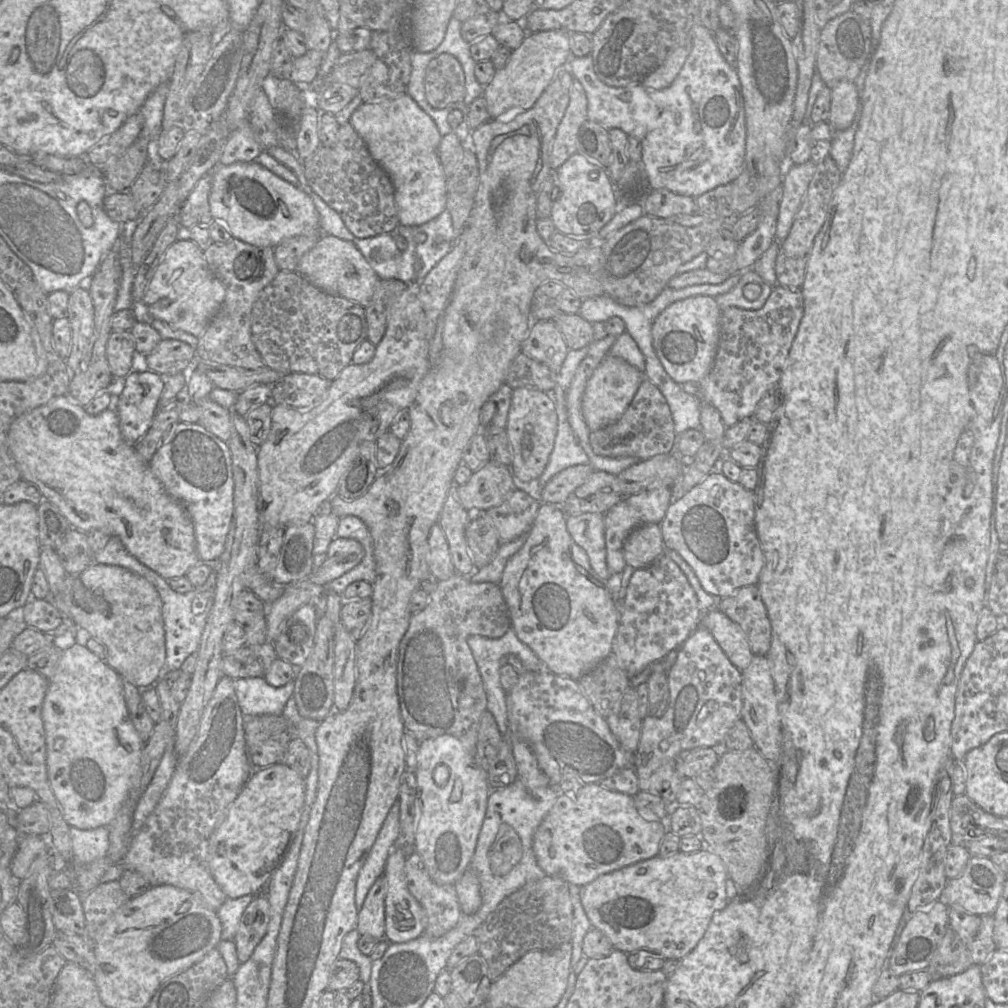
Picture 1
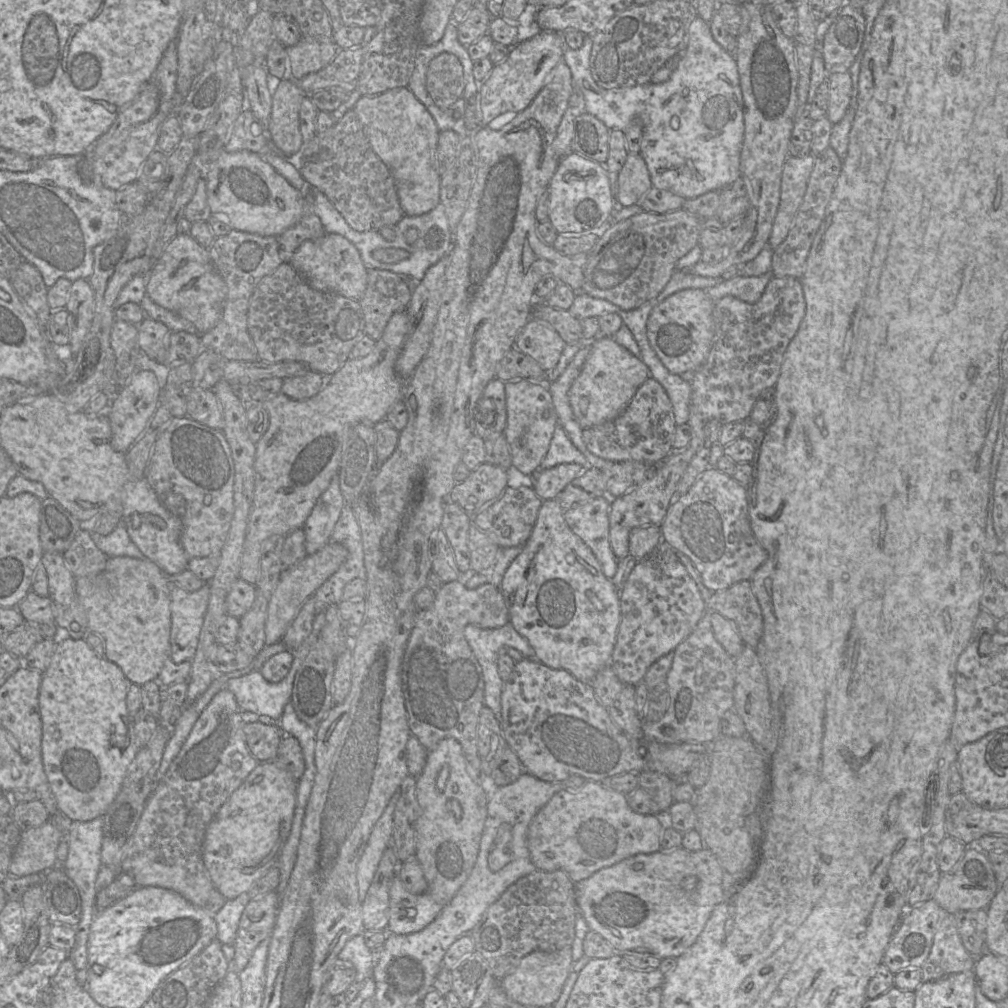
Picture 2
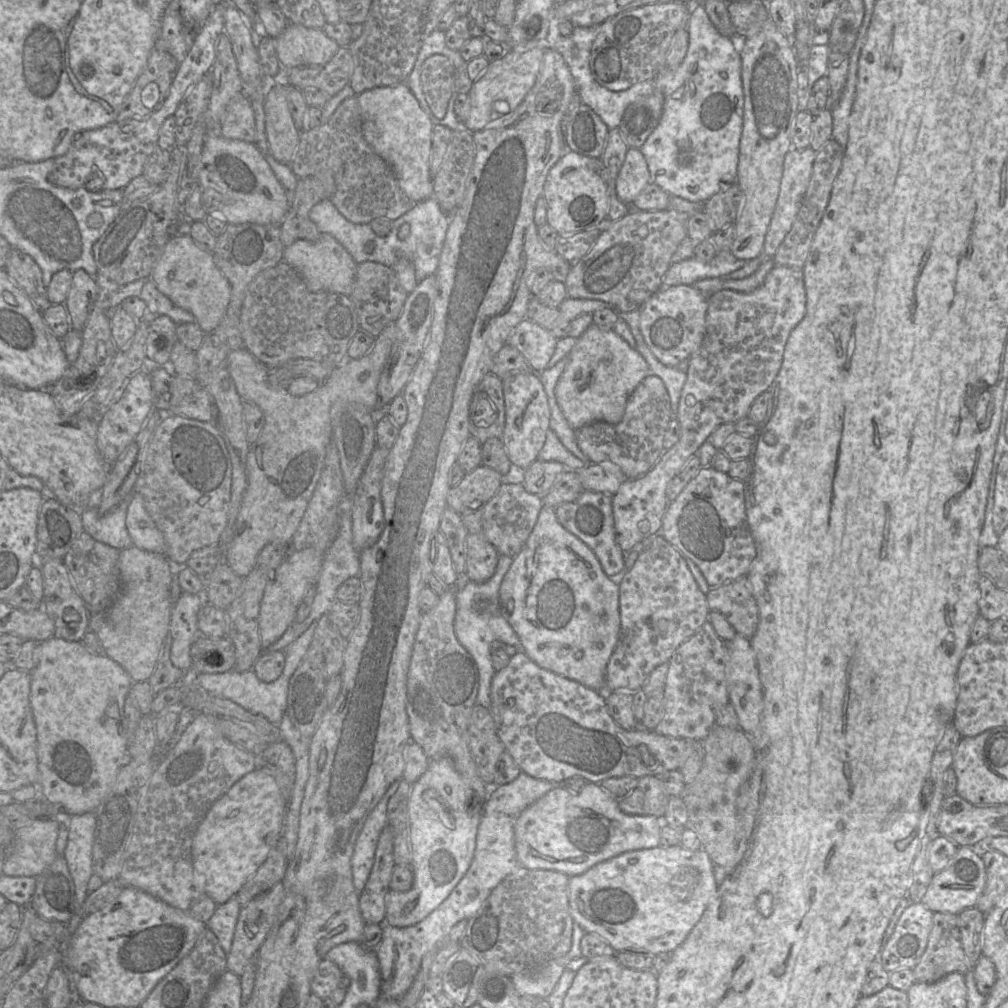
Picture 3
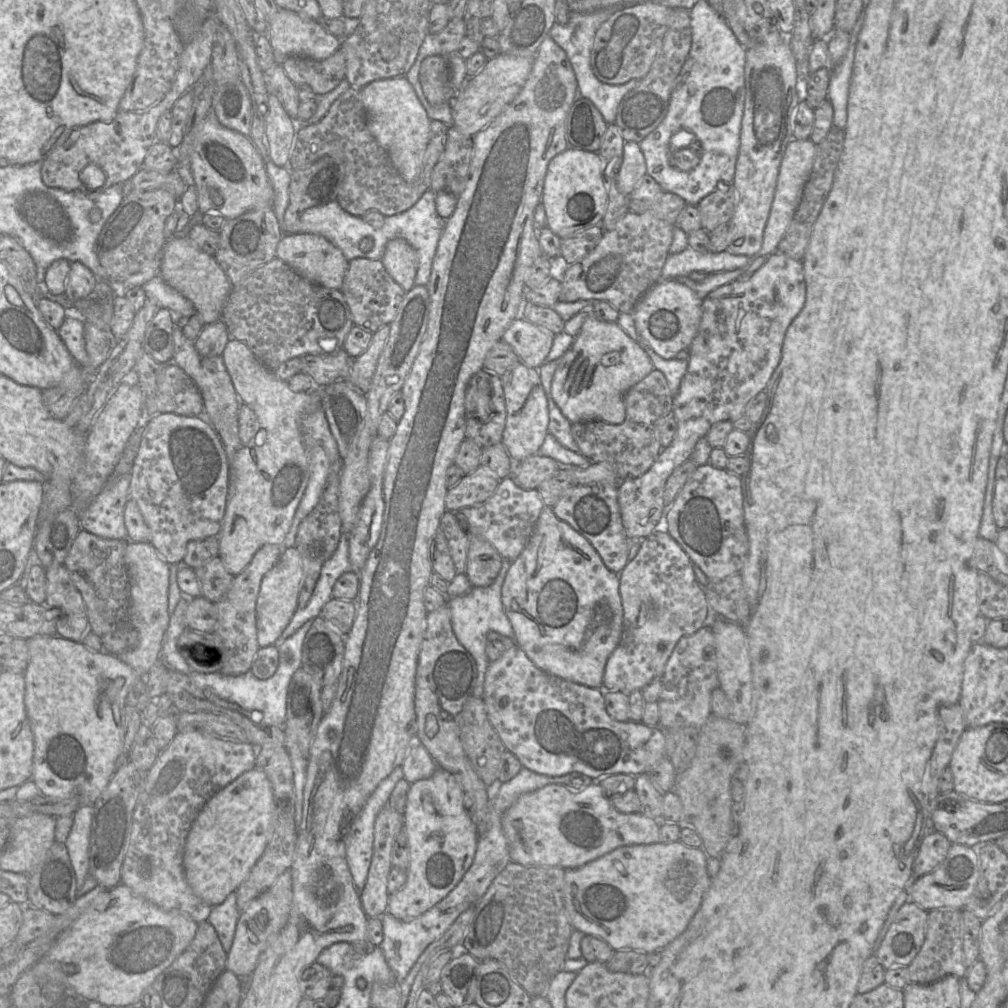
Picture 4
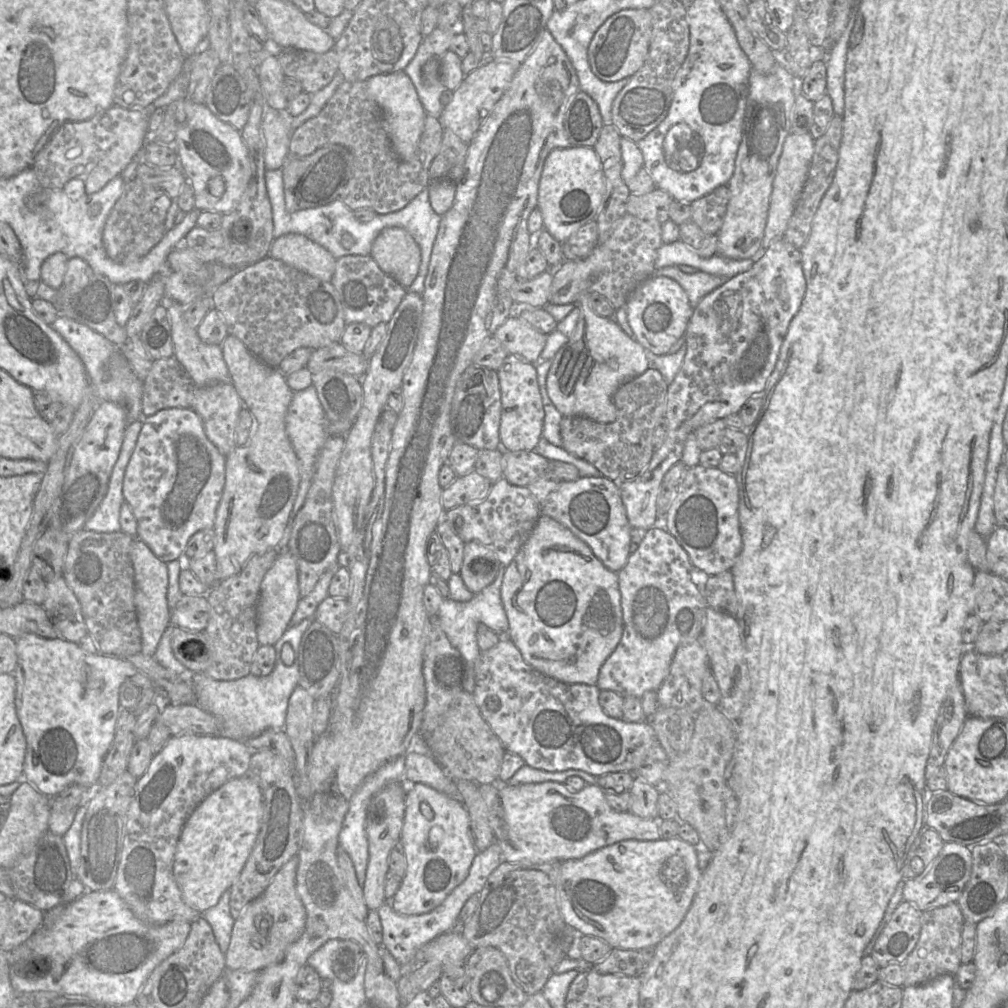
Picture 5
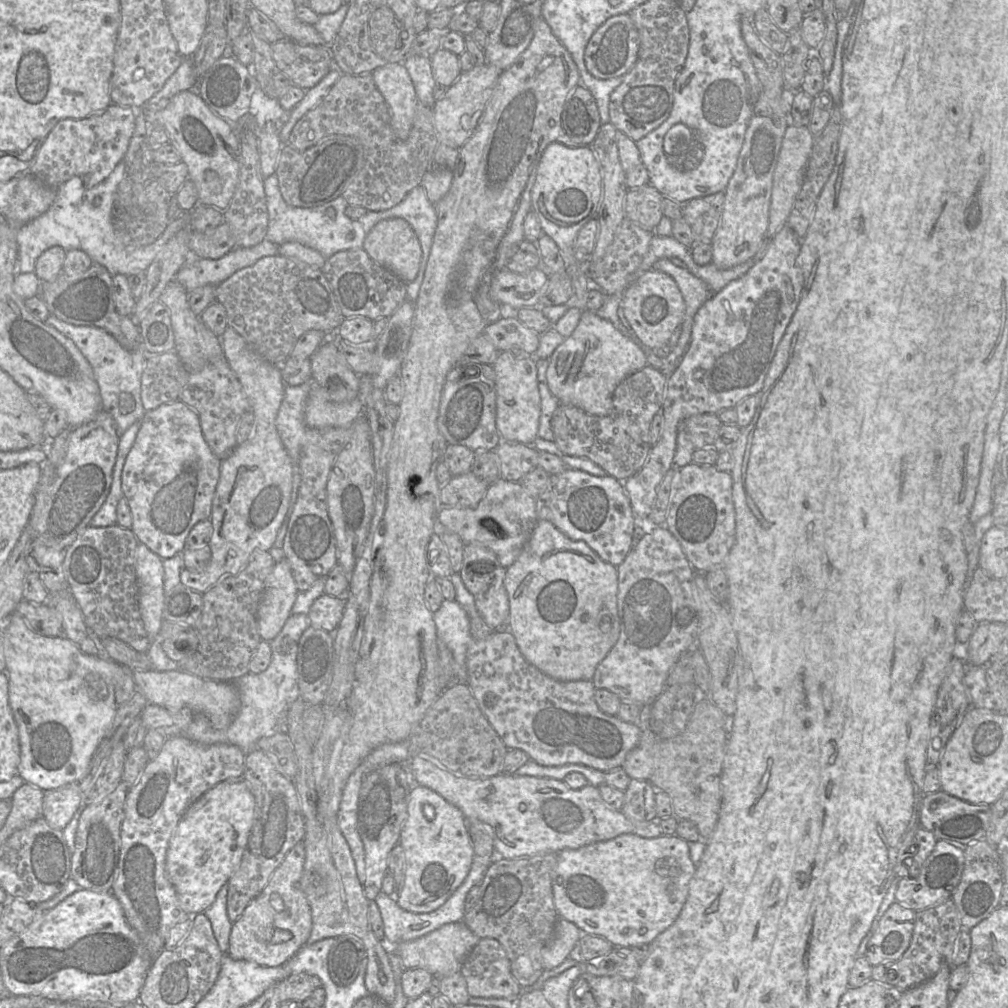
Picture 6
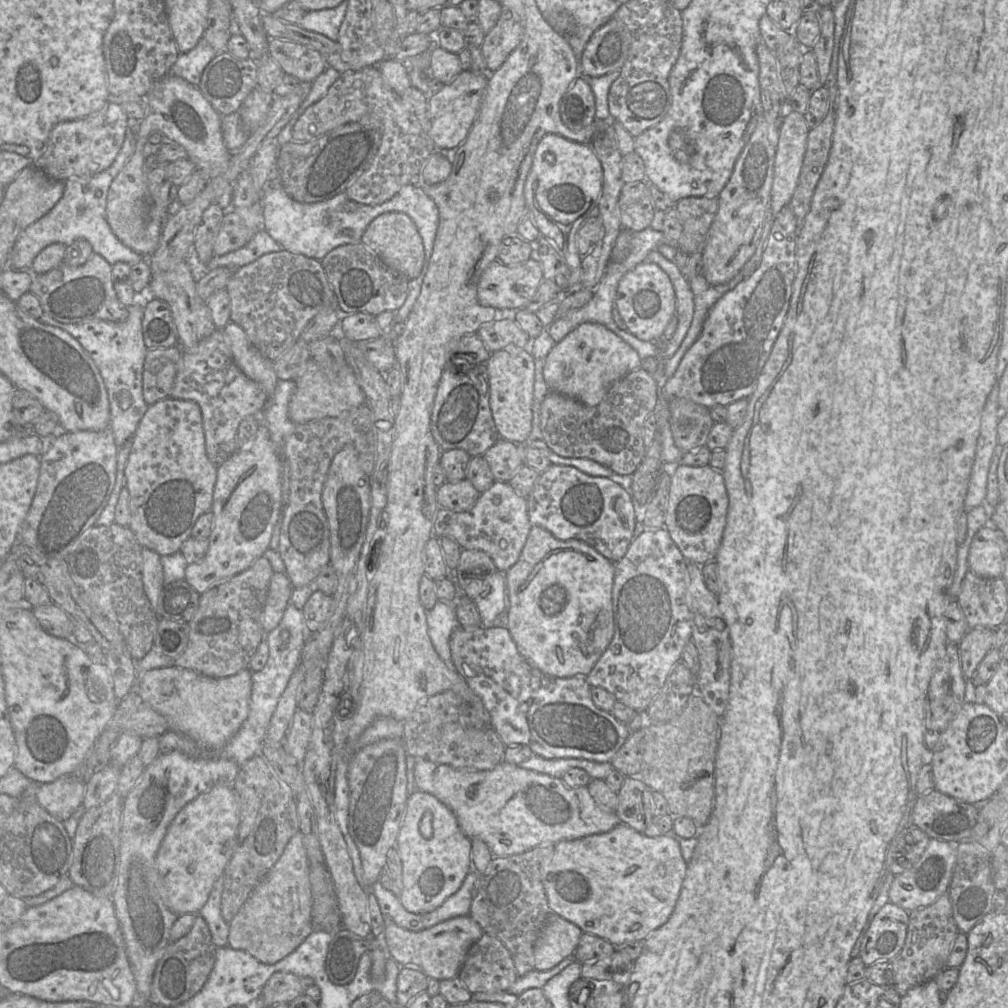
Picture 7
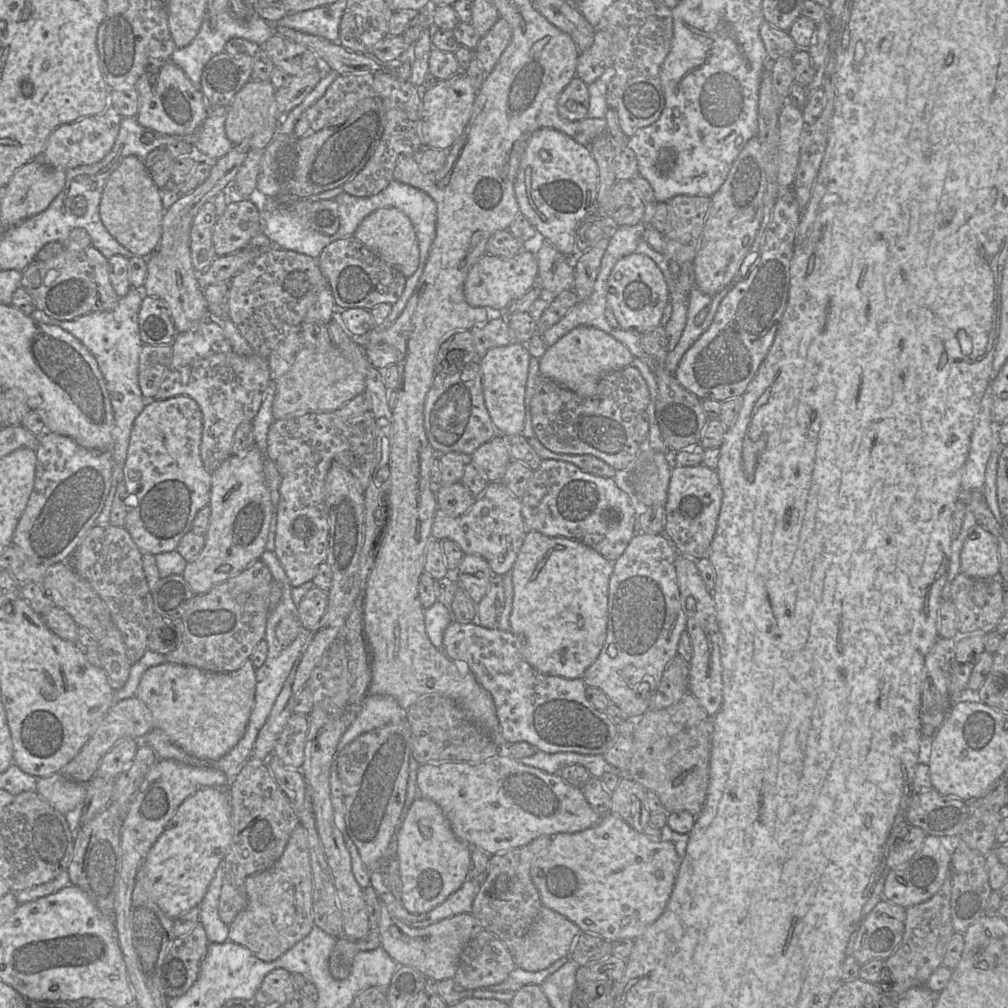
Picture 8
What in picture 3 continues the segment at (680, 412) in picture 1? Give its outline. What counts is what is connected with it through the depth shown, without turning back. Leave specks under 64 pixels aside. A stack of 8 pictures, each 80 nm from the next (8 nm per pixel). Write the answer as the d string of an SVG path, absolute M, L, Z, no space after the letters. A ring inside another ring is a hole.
M635 334L633 337L636 341L636 349L644 357L646 362L650 364L650 372L652 372L651 374L658 376L664 382L670 397L672 418L674 418L678 412L681 392L687 380L687 372L685 373L679 370L677 367L665 366L655 357L652 351L648 351L650 348L648 345L646 346L644 340L642 343L641 339L639 338L639 334Z

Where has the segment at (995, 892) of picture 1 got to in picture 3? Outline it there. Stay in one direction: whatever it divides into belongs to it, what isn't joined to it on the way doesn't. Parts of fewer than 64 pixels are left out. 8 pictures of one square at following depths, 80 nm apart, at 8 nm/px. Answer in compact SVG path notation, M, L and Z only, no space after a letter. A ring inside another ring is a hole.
M958 847L955 856L940 872L934 874L921 902L931 911L959 914L966 908L976 907L986 885L986 869L979 847Z

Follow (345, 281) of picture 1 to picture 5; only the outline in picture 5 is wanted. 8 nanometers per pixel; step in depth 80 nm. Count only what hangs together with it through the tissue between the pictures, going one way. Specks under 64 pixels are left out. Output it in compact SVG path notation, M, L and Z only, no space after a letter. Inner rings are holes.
M301 234L274 239L269 256L324 282L330 282L335 271L333 255Z

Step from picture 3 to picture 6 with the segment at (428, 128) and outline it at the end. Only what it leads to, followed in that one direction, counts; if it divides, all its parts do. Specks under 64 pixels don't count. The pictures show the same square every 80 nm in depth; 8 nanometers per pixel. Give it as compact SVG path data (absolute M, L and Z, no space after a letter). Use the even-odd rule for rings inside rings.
M387 63L376 68L372 76L390 109L394 134L400 140L406 140L413 125L418 98L404 64Z

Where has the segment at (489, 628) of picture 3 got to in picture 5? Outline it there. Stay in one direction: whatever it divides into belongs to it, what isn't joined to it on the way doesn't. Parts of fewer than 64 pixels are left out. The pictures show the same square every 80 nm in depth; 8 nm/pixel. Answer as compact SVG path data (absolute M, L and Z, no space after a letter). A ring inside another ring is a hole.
M501 566L494 581L481 592L474 594L470 601L459 602L451 598L444 598L436 614L436 618L449 642L467 660L467 681L464 683L464 689L471 694L475 689L474 666L481 652L477 642L479 625L484 624L497 634L507 633L509 635L509 621L501 599L501 587L506 567Z

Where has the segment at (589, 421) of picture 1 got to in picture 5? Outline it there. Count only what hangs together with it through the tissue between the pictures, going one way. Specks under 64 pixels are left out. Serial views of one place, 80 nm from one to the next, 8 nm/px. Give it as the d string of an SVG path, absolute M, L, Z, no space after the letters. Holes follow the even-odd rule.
M581 293L576 302L580 317L573 334L554 358L547 375L547 393L563 417L581 416L600 423L617 419L613 395L625 382L653 367L645 348L628 336L610 317L595 313L590 305L590 293Z

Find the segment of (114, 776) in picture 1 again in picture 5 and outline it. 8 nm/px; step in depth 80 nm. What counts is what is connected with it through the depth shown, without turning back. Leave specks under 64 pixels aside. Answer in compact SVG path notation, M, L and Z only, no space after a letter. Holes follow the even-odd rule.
M24 633L16 640L17 665L13 671L16 680L15 706L18 719L26 738L26 753L23 764L23 780L32 783L41 793L52 798L60 794L67 787L73 784L83 785L90 788L95 785L100 777L104 759L109 752L114 740L116 721L120 711L119 690L120 686L127 681L133 682L140 688L156 687L154 682L135 666L133 666L126 658L105 655L102 653L88 653L81 648L78 643L67 641L61 637L45 638L34 633Z

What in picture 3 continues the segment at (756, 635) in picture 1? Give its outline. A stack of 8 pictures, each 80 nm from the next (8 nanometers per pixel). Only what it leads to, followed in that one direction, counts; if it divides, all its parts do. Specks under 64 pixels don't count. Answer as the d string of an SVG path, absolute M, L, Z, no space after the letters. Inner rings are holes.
M746 577L726 582L706 594L710 611L720 612L737 634L750 639L759 622L759 609Z

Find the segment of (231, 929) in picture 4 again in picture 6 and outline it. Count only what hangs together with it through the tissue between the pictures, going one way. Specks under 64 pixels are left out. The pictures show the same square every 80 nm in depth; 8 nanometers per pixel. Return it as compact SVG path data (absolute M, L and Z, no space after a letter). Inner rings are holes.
M225 884L218 891L212 905L203 912L211 923L214 937L223 953L227 953L229 949L229 938L233 924L227 914L227 893L228 885Z

